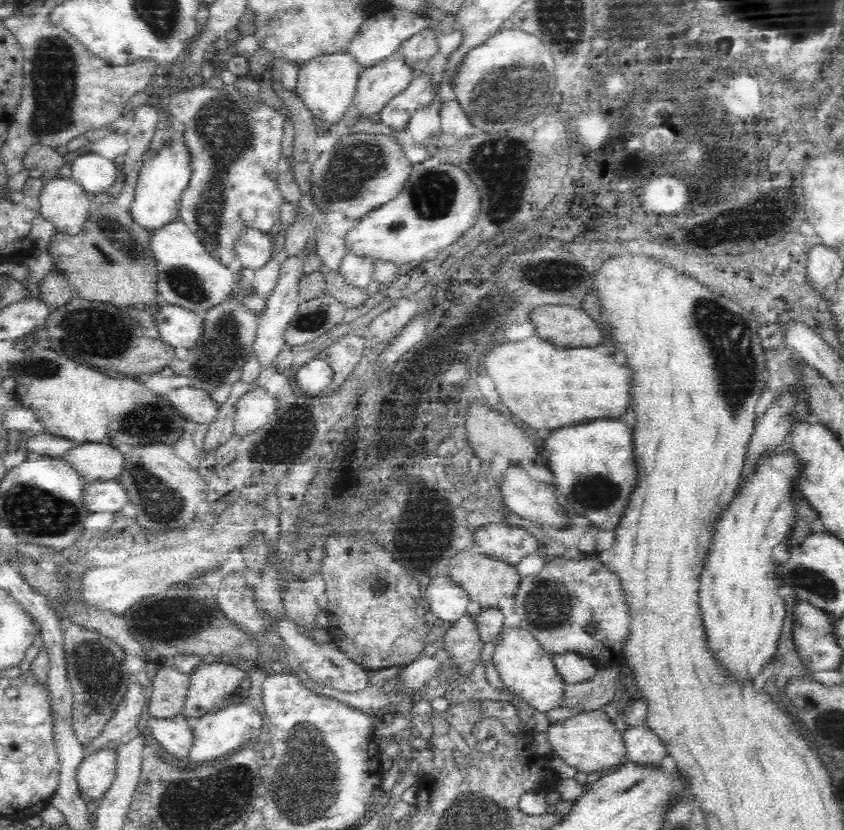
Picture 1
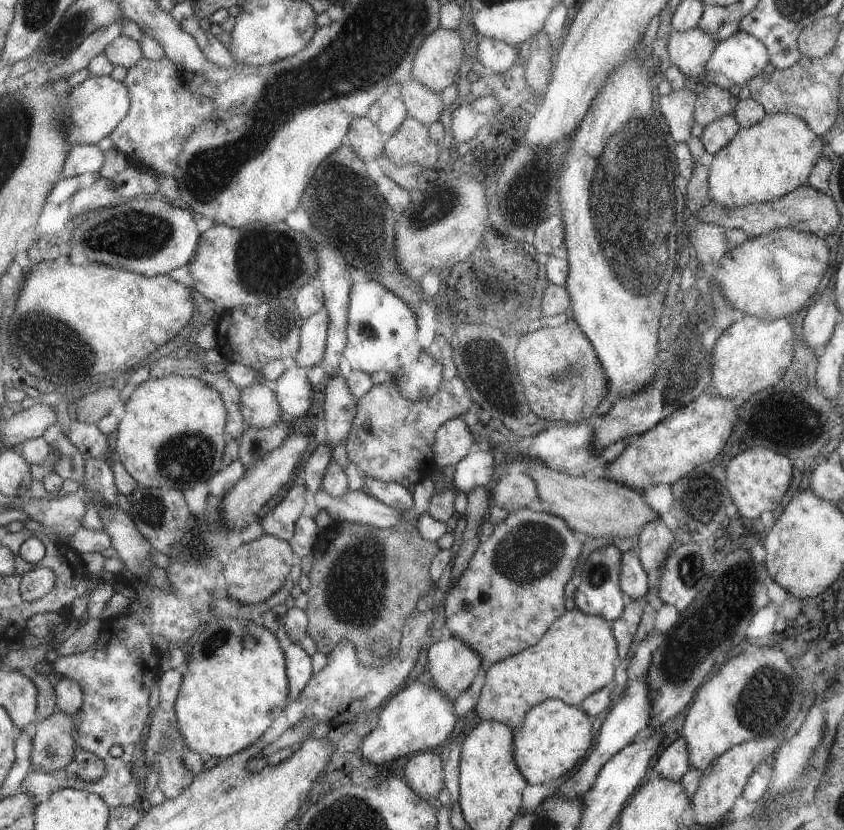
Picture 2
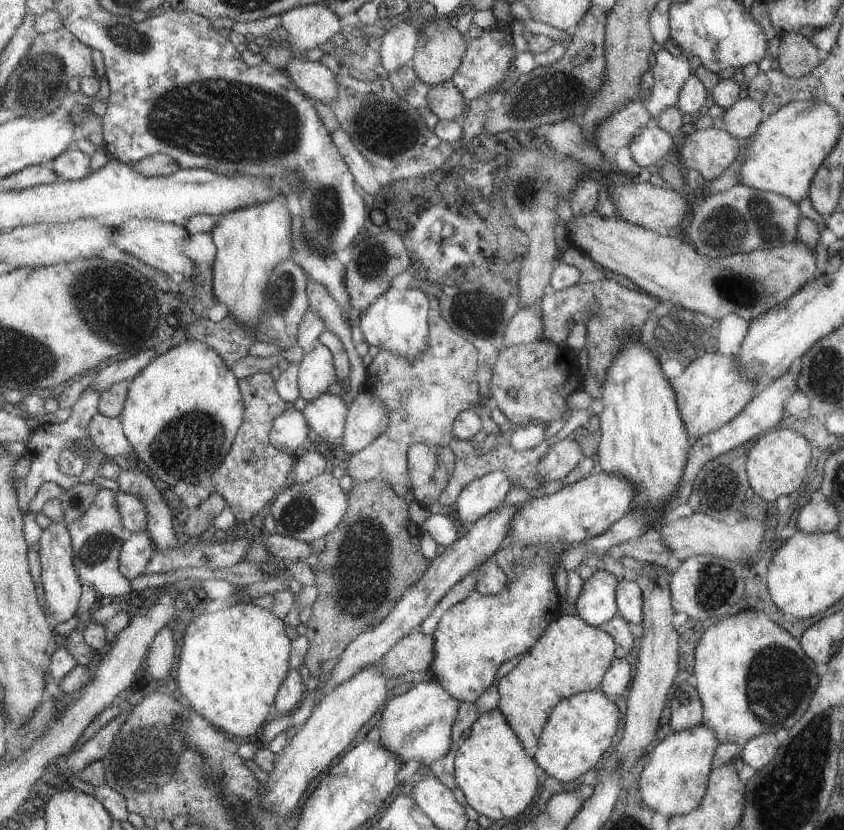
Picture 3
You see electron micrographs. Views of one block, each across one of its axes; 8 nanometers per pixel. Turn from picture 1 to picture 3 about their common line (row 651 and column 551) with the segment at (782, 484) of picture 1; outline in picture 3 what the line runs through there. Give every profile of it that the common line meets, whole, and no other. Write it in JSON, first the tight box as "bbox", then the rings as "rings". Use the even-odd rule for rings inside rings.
{"bbox":[531,658,631,782],"rings":[[[626,658],[614,659],[597,689],[568,696],[551,708],[537,740],[539,744],[531,753],[532,759],[547,776],[559,782],[569,782],[600,765],[609,753],[611,738],[619,724],[620,713],[614,700],[629,686],[631,679],[631,668]]]}

